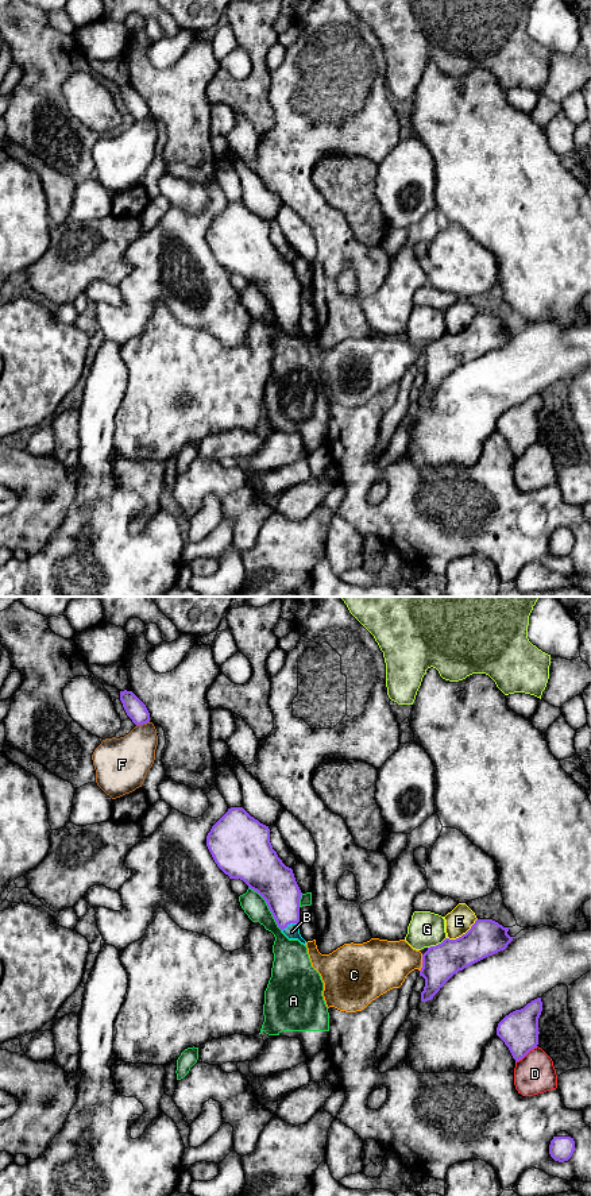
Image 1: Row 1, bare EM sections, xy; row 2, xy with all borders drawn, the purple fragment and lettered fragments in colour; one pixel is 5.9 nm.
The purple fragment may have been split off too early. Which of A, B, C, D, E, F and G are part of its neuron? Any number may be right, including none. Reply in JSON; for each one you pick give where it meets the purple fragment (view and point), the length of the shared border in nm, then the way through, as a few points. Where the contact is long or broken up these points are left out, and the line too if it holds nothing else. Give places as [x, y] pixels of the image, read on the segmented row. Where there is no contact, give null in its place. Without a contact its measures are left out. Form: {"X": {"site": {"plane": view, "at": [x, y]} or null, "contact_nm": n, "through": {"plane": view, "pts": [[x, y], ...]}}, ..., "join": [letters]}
{"B": {"site": {"plane": "xy", "at": [290, 922]}, "contact_nm": 120, "through": {"plane": "xy", "pts": [[275, 883], [290, 922], [292, 932]]}}, "join": ["B"]}

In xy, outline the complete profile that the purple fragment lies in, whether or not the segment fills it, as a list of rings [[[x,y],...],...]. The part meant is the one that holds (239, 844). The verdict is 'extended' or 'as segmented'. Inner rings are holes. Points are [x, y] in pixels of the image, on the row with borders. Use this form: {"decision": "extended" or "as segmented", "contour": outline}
{"decision": "extended", "contour": [[[231,807],[212,826],[206,846],[229,879],[243,880],[266,900],[278,927],[289,940],[306,945],[300,934],[302,892],[293,869],[273,849],[269,826],[243,807]]]}

